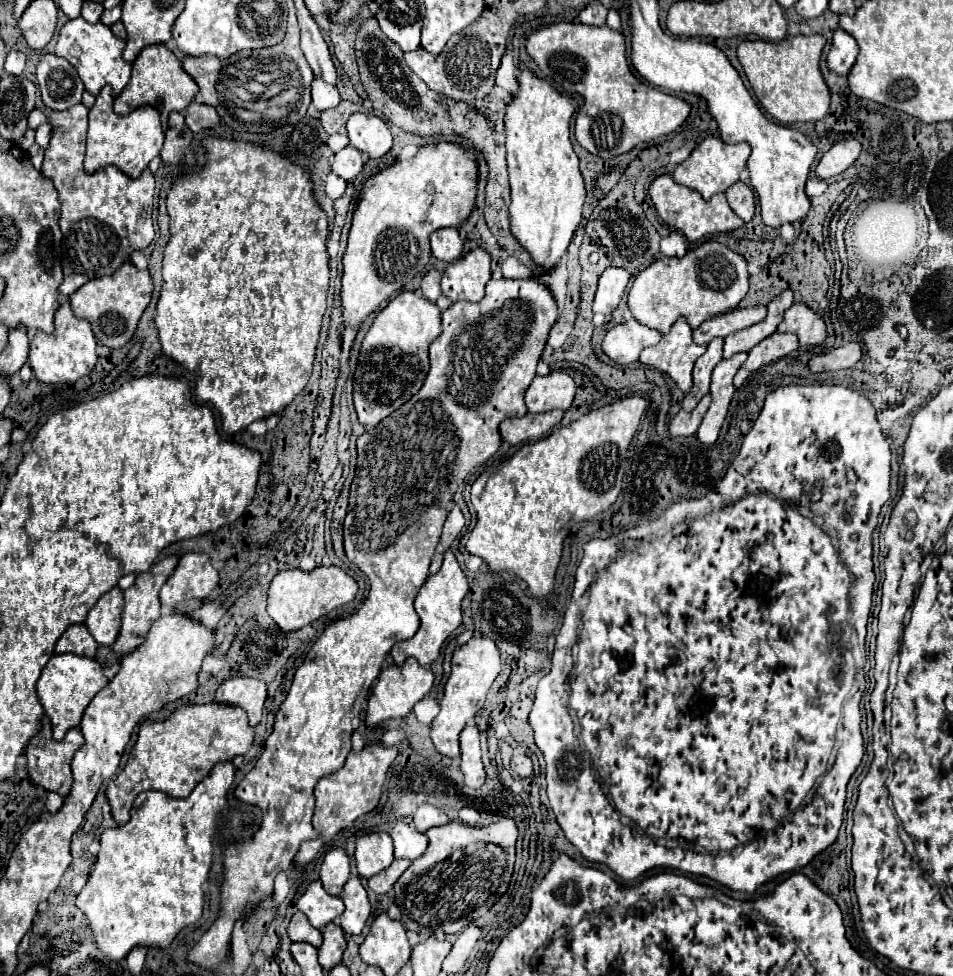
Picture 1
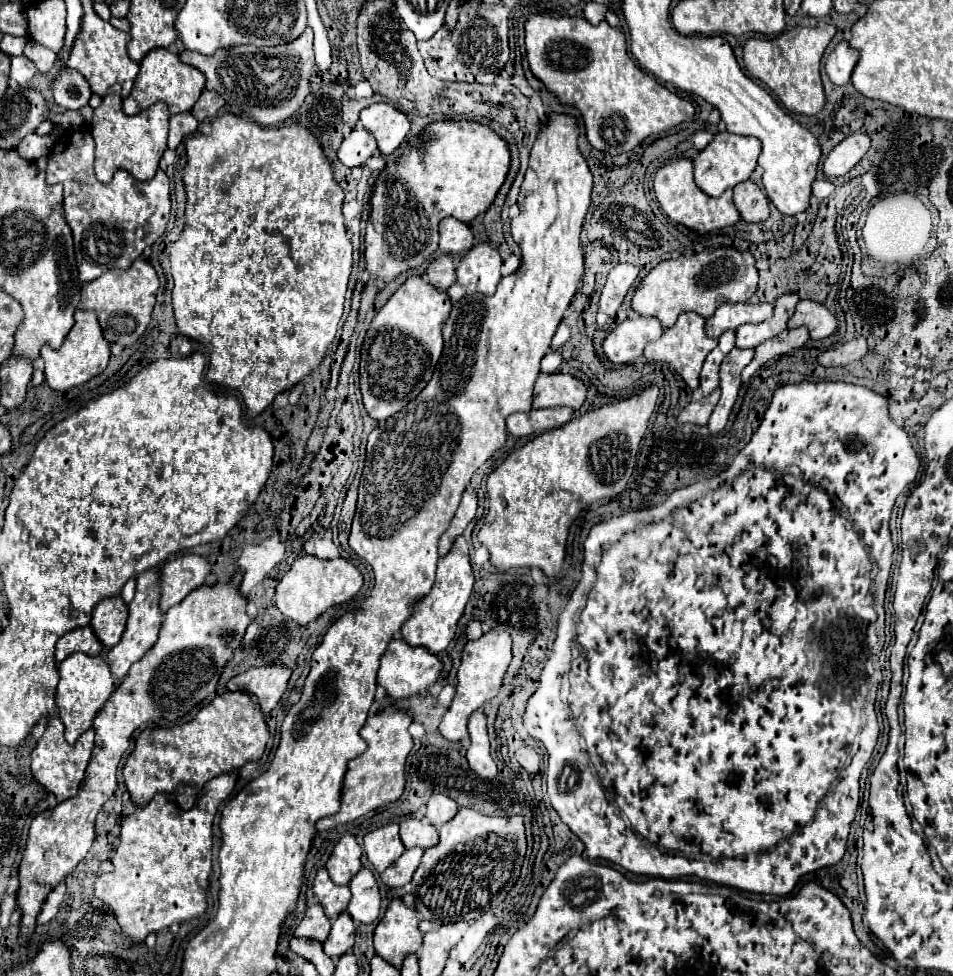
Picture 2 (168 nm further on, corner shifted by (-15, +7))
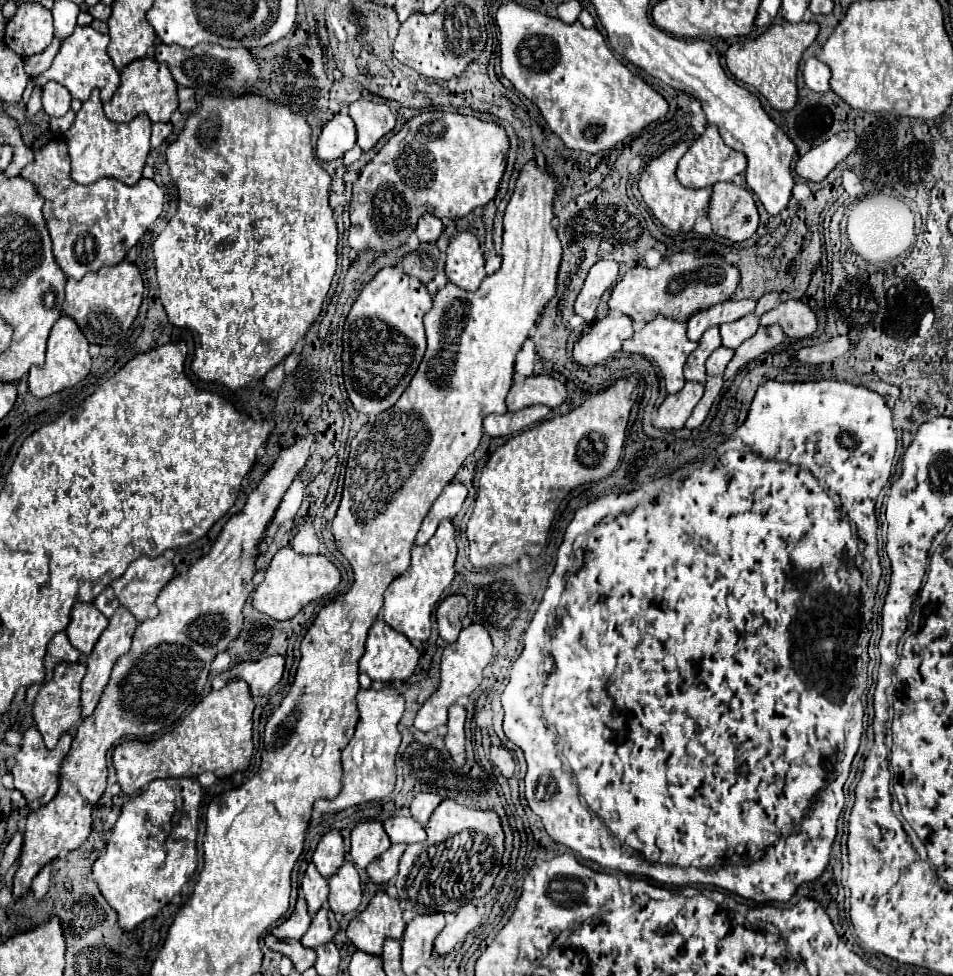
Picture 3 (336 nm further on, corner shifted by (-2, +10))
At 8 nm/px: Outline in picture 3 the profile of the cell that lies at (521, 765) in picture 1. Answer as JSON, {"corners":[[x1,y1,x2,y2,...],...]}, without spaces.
{"corners":[[492,746,490,748,490,762,500,770,504,778,510,778,516,770,516,762,512,758,512,752,506,750,504,746]]}

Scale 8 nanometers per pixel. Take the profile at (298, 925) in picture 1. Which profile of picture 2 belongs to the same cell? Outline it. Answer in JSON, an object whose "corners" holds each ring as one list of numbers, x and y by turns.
{"corners":[[313,903,307,907,305,917,297,925,295,937,311,937,323,943,329,937,329,931,331,931,331,921,325,917,323,907,319,903]]}

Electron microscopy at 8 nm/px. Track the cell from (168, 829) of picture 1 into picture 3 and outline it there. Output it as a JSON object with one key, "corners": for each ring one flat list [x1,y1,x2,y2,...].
{"corners":[[170,778,150,782,142,794,124,804,112,836,92,866,94,882,118,912,124,930,134,930,146,918,154,918,194,874,200,796,202,786,196,780]]}

